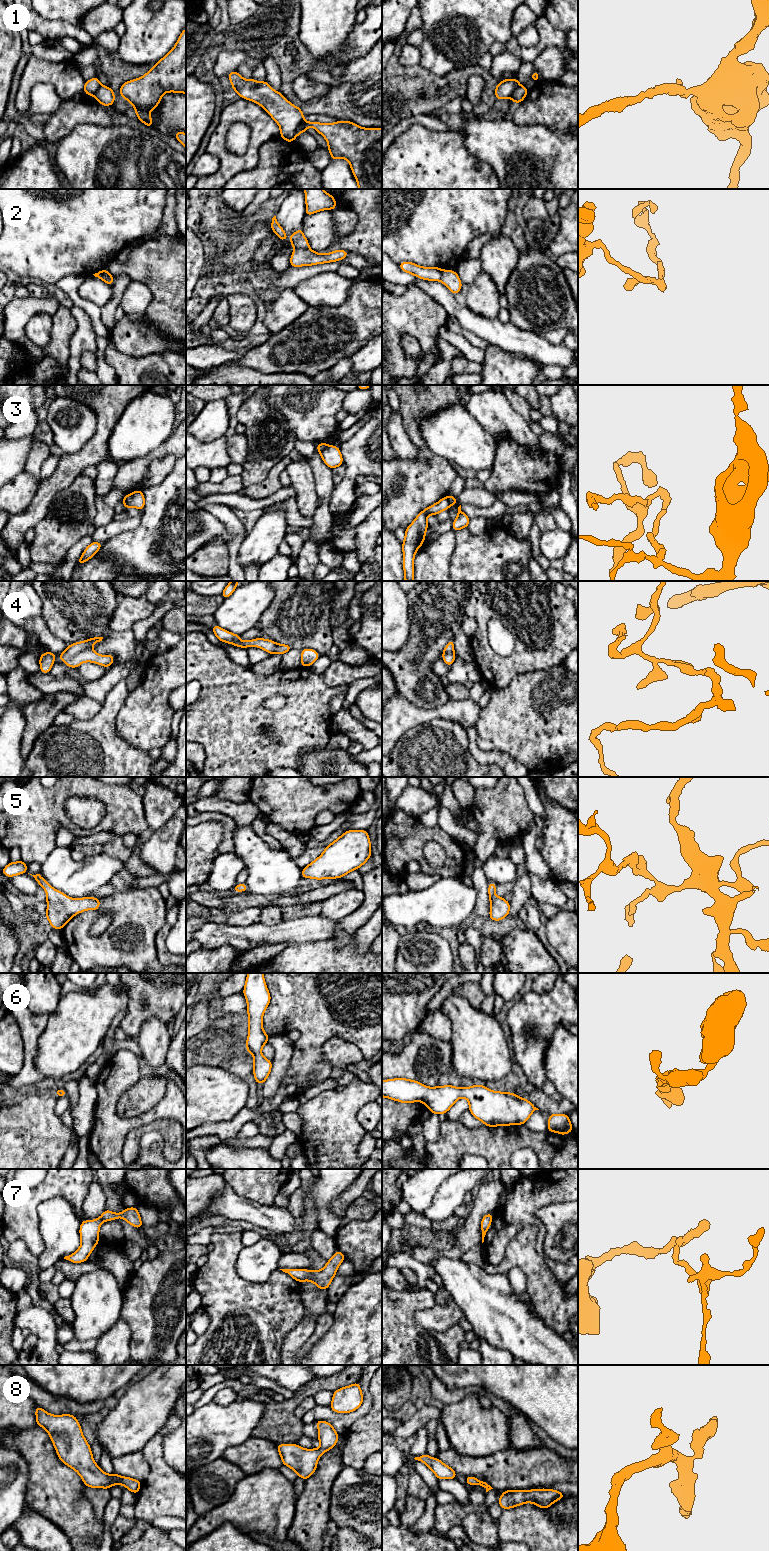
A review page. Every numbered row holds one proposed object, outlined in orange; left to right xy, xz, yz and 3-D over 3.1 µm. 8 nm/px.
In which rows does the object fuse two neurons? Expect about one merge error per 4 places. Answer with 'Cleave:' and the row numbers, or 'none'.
Cleave: 1, 2, 3

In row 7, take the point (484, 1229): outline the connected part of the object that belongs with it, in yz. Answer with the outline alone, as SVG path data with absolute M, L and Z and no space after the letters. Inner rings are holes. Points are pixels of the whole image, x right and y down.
M493 1213L484 1215L481 1220L482 1243L484 1242L484 1237L487 1231L489 1230L492 1220L493 1220Z

